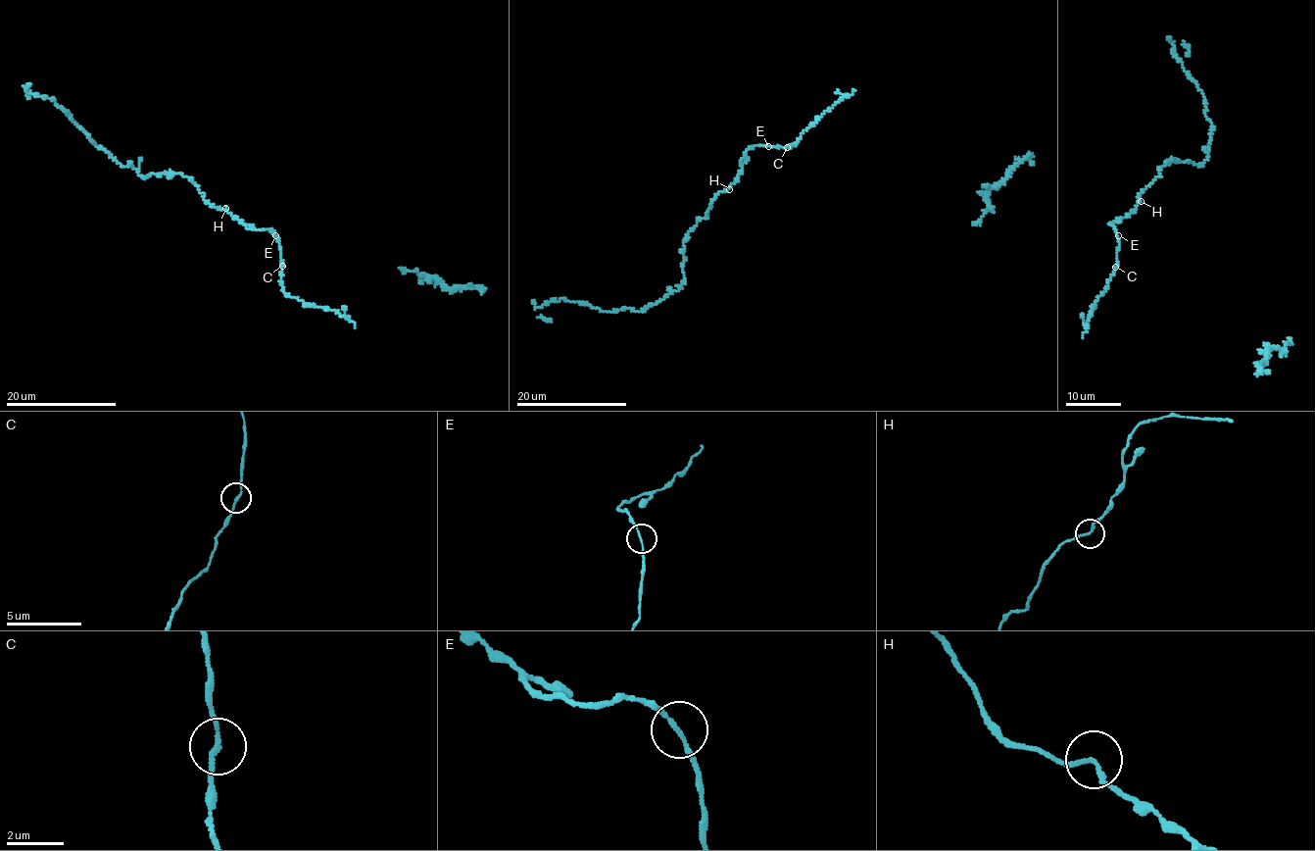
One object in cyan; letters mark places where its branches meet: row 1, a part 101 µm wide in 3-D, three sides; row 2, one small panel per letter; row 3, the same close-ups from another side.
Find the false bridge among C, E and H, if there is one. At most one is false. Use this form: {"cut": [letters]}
{"cut": []}

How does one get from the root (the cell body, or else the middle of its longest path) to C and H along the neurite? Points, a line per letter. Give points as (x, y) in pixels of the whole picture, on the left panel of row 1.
C: (274, 235), (281, 249), (282, 266)
H: (274, 235), (267, 229), (246, 227), (226, 208)

